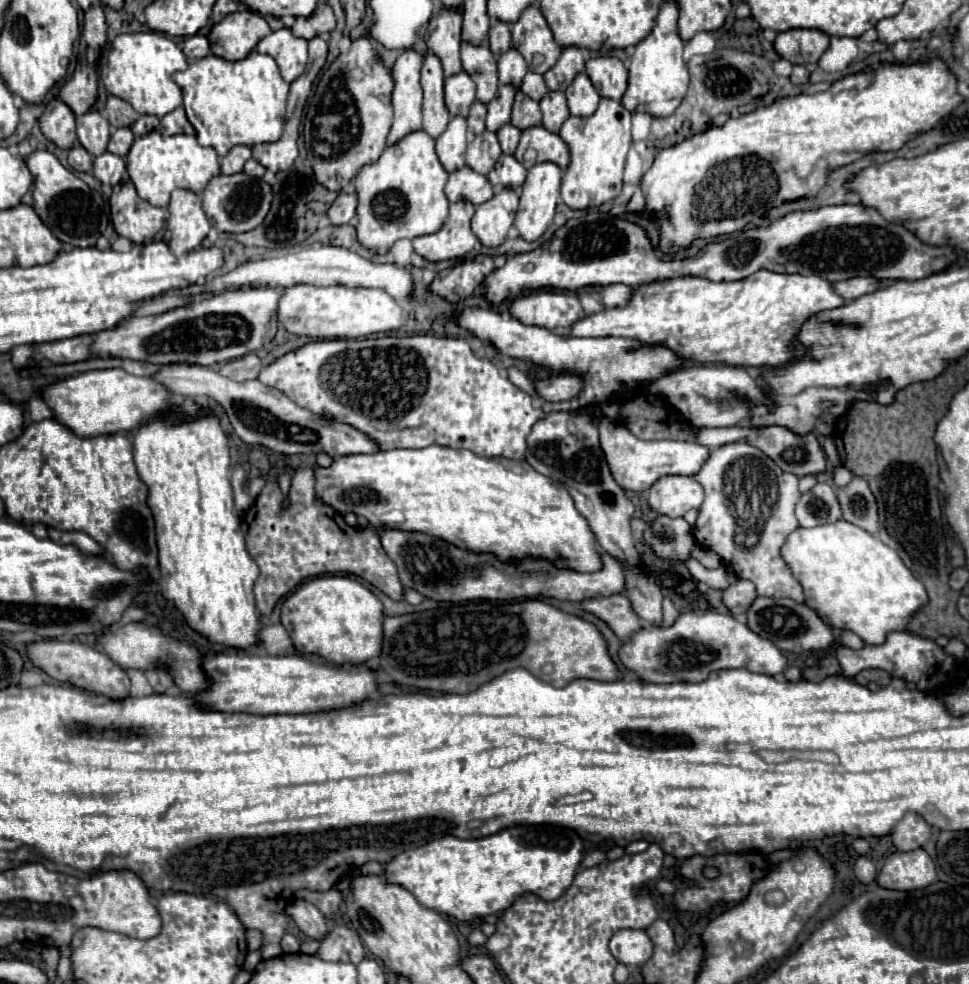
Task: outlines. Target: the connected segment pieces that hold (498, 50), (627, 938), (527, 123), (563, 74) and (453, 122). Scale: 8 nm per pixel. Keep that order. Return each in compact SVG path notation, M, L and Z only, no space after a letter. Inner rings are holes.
M492 19L492 27L490 27L490 35L488 35L488 43L490 43L490 51L494 51L494 55L502 55L510 49L512 39L510 39L510 25L502 23L498 19Z
M624 929L624 931L616 931L612 935L610 951L620 963L640 967L650 959L650 955L654 951L654 945L644 931Z
M522 91L516 93L514 99L514 109L512 109L512 121L514 127L518 127L520 131L524 131L526 127L536 127L542 123L542 113L540 107L534 99L530 99L528 95L524 95Z
M568 47L562 51L558 63L544 73L544 81L548 85L550 91L556 91L556 89L566 89L576 75L580 75L584 71L584 55L582 55L582 49L578 47Z
M452 117L446 131L436 139L436 155L448 173L466 165L466 129L464 117Z

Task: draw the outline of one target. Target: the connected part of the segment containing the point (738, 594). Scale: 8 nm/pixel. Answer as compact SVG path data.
M736 581L728 589L724 589L722 599L724 605L734 613L734 615L744 615L750 609L750 603L758 597L754 583L750 581Z

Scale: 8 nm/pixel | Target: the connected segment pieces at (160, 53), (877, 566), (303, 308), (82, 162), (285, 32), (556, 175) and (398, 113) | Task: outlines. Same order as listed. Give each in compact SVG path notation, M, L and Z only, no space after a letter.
M156 31L128 33L114 39L108 61L100 71L100 79L112 95L130 103L138 113L164 117L182 105L182 91L170 77L172 73L184 71L186 67L188 63L184 53L166 34Z
M844 519L812 529L798 527L786 539L782 547L782 557L792 575L802 583L808 607L816 609L828 625L840 631L856 633L866 645L882 645L890 631L906 631L912 615L928 603L928 593L924 585L910 573L898 553L884 545L878 537Z
M294 285L286 287L278 301L278 321L288 333L312 339L356 339L370 333L392 331L406 323L404 309L382 289L344 287L344 285Z
M76 145L74 149L68 151L68 163L74 171L92 171L92 163L94 157L80 145Z
M278 29L264 37L258 47L258 53L270 55L280 69L280 75L284 77L286 83L292 83L298 79L308 63L308 49L306 49L306 39L298 39L292 35L290 29Z
M548 161L538 163L528 171L514 221L514 227L524 241L536 241L550 227L560 197L560 179L560 167Z
M406 49L392 67L394 123L386 139L386 145L394 145L398 143L398 139L404 139L410 131L422 129L422 61L424 57L420 53L416 53L414 49Z

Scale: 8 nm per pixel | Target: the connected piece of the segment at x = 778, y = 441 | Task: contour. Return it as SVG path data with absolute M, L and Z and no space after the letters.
M770 425L770 427L726 427L726 429L698 429L696 433L696 443L702 443L706 447L722 447L726 443L736 443L736 441L746 441L754 447L758 447L762 453L766 453L770 459L774 459L774 463L778 463L778 467L782 467L784 471L804 477L804 475L818 475L826 469L826 455L816 439L814 433L810 435L794 435L788 427L778 427L778 425Z

